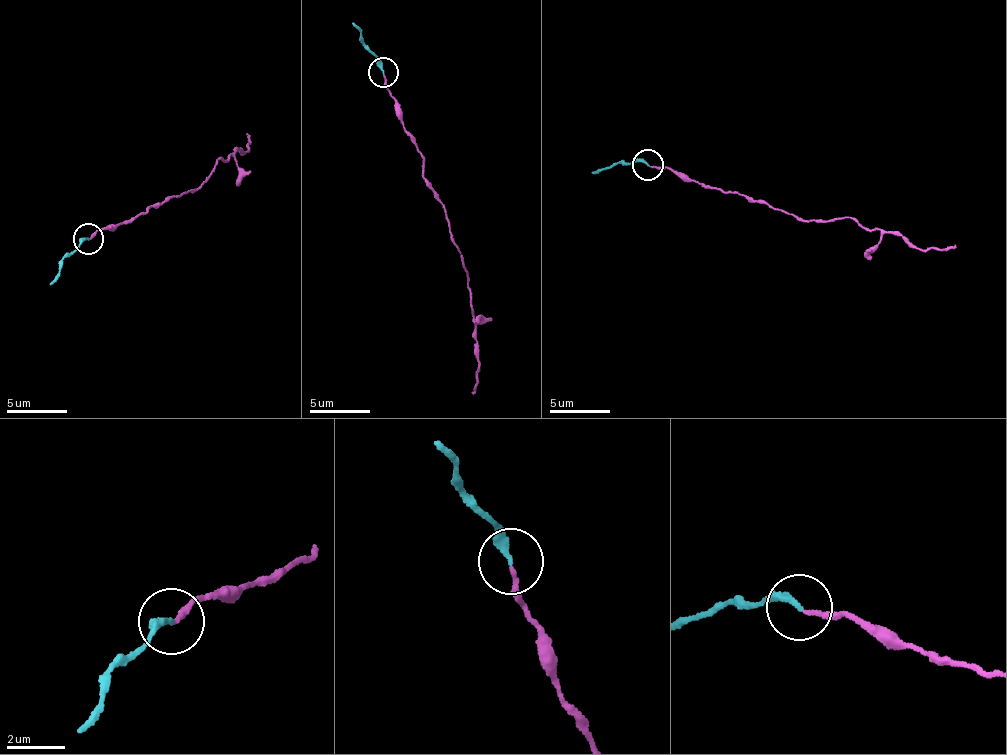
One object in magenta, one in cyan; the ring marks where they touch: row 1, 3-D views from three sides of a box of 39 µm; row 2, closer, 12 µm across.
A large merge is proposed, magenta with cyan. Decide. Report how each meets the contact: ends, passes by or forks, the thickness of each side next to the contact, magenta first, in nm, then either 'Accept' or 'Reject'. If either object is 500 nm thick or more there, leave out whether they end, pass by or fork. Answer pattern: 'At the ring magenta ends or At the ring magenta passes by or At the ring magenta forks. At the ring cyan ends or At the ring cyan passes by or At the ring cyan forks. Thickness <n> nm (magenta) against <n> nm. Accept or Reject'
At the ring magenta ends. At the ring cyan ends. Thickness 160 nm (magenta) against 240 nm. Accept

